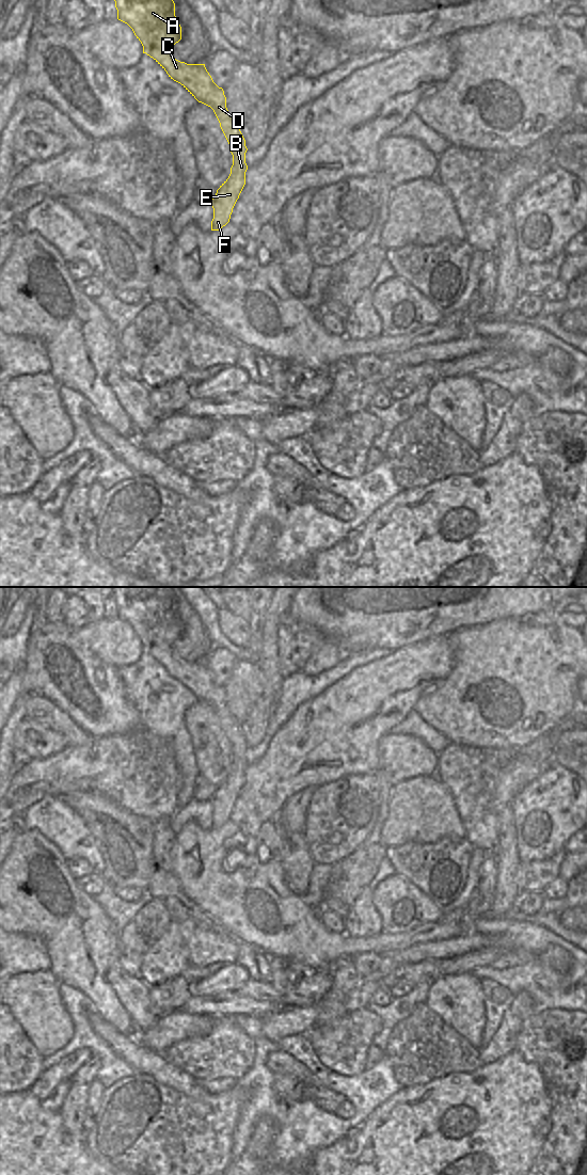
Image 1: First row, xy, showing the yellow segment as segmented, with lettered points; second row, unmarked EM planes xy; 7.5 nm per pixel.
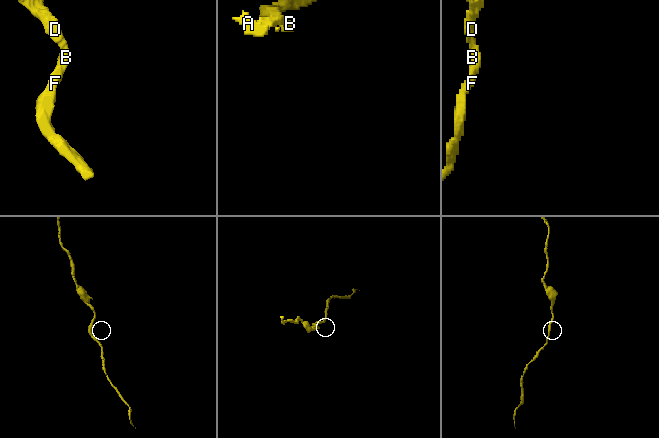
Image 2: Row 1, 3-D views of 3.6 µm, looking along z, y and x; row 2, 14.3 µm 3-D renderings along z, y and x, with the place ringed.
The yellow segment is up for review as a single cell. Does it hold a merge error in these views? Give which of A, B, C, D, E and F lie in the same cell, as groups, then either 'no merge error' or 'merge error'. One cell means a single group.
A B C D E F; no merge error

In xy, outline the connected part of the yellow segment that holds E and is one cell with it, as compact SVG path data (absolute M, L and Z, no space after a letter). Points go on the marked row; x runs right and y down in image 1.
M114 0L117 10L117 19L127 23L143 46L143 53L153 58L169 75L171 79L180 83L199 102L210 107L220 127L231 146L233 165L228 178L217 190L209 202L213 208L211 231L219 231L231 219L233 208L245 185L245 140L226 108L226 97L222 88L219 88L207 72L205 64L187 64L173 57L173 46L181 39L181 27L175 16L173 0Z

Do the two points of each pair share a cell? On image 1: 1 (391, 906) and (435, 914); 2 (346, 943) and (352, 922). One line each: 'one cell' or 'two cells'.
1: one cell
2: two cells

